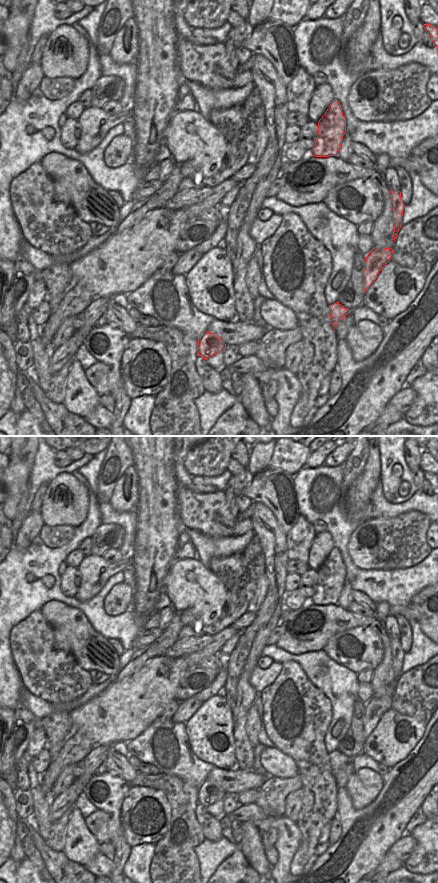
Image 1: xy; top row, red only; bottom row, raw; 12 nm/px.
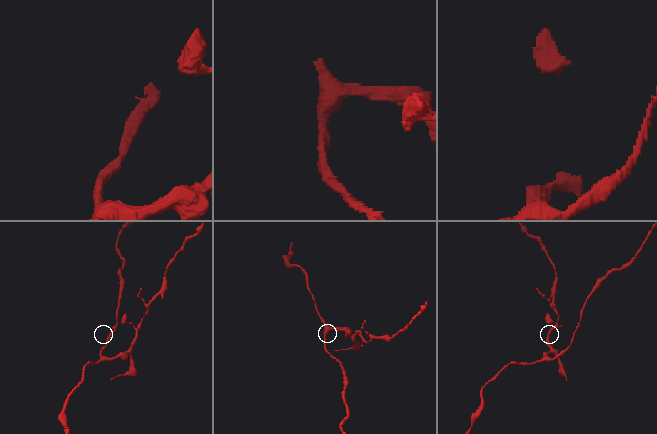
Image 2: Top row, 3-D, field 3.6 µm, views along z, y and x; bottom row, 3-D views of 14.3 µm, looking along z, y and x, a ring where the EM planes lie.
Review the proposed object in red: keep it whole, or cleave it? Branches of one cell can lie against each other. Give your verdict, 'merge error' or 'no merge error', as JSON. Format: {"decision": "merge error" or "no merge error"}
{"decision": "merge error"}

